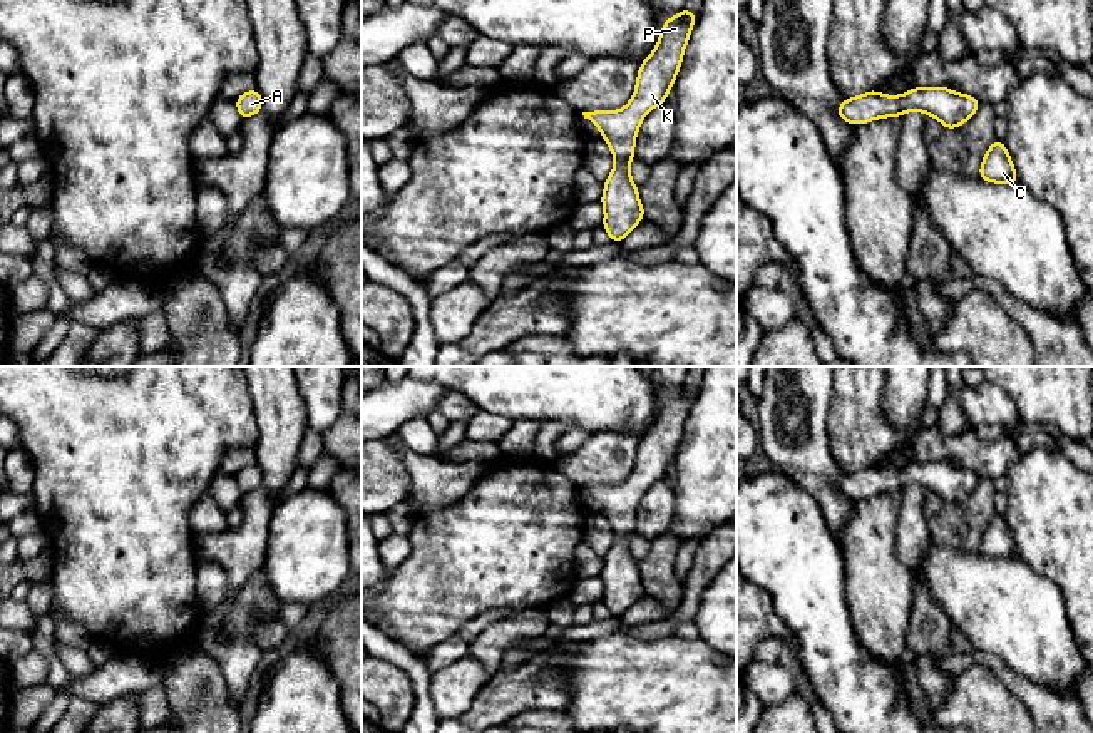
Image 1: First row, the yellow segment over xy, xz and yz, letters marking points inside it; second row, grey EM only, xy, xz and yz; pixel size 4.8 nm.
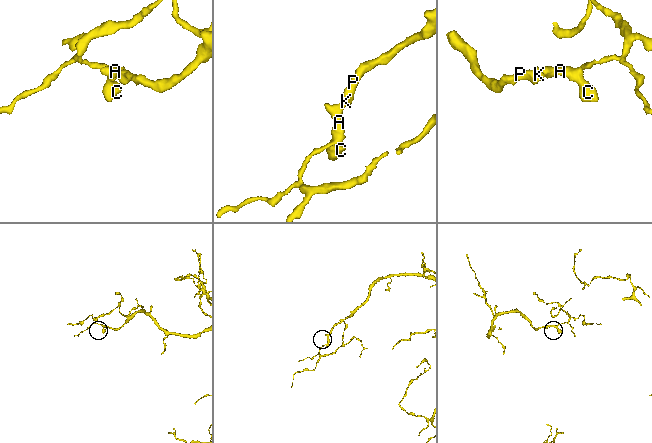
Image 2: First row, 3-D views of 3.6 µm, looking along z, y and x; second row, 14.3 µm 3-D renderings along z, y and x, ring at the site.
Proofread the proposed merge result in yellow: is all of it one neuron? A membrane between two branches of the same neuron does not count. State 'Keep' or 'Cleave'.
Keep

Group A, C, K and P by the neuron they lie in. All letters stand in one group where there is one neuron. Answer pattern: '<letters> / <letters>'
A C K P

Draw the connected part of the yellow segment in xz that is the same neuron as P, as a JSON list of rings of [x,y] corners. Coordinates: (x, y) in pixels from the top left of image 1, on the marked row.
[[[685,7],[665,20],[654,50],[639,65],[634,94],[626,107],[613,112],[582,112],[584,119],[599,127],[601,137],[614,157],[614,167],[604,181],[599,201],[604,208],[601,226],[613,243],[621,243],[646,214],[638,196],[638,184],[629,174],[636,134],[646,114],[665,105],[668,90],[675,85],[683,64],[685,47],[696,18],[698,15]]]

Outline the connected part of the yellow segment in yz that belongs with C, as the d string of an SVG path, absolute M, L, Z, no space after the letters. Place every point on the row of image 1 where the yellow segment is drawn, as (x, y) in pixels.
M993 141L993 144L983 157L983 164L978 176L983 181L994 184L1019 184L1013 166L1013 159L1009 157L1003 141Z

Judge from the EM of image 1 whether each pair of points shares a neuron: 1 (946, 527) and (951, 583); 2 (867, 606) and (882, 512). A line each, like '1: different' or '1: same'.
1: different
2: same

